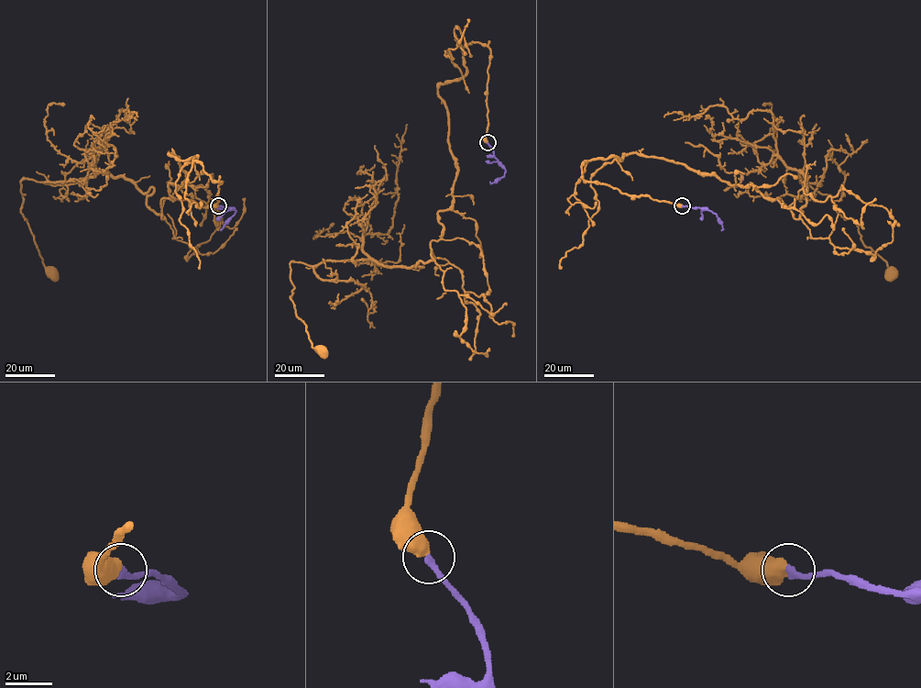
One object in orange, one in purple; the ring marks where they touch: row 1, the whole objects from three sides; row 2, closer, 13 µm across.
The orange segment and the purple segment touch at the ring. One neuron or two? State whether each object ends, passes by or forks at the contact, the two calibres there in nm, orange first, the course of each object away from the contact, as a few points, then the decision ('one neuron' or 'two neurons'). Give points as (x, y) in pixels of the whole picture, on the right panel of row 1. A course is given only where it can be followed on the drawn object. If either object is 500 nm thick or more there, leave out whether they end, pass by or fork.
calibres 600 and 300 nm; course orange (682, 205), (585, 182), (581, 165), (663, 157), (751, 183), (797, 219), (801, 172), (892, 272); course purple (682, 205), (707, 208), (716, 215), (721, 230); one neuron

